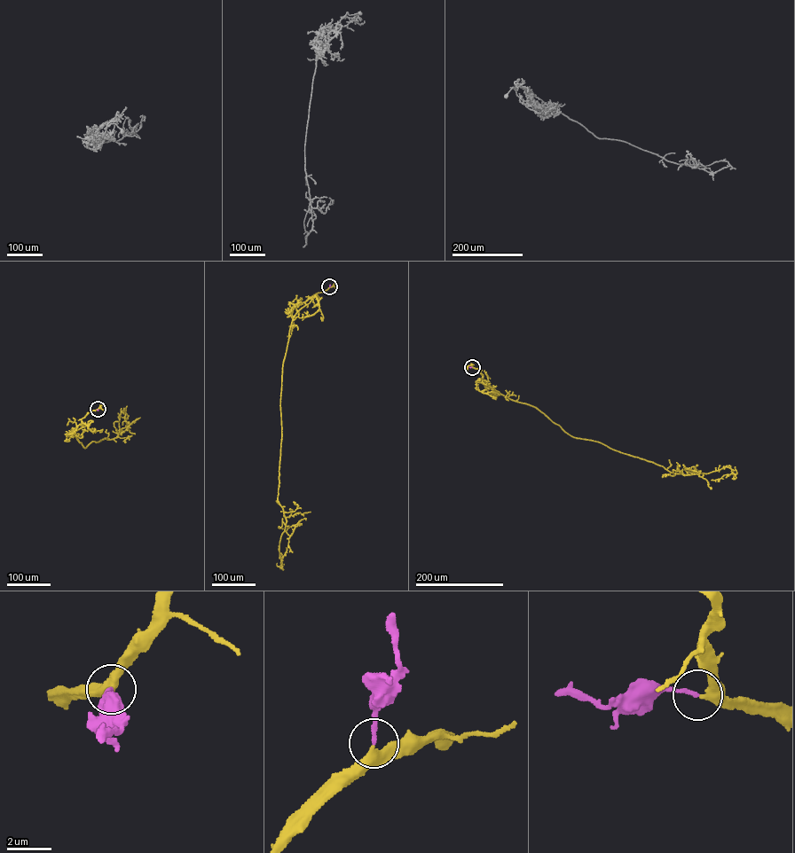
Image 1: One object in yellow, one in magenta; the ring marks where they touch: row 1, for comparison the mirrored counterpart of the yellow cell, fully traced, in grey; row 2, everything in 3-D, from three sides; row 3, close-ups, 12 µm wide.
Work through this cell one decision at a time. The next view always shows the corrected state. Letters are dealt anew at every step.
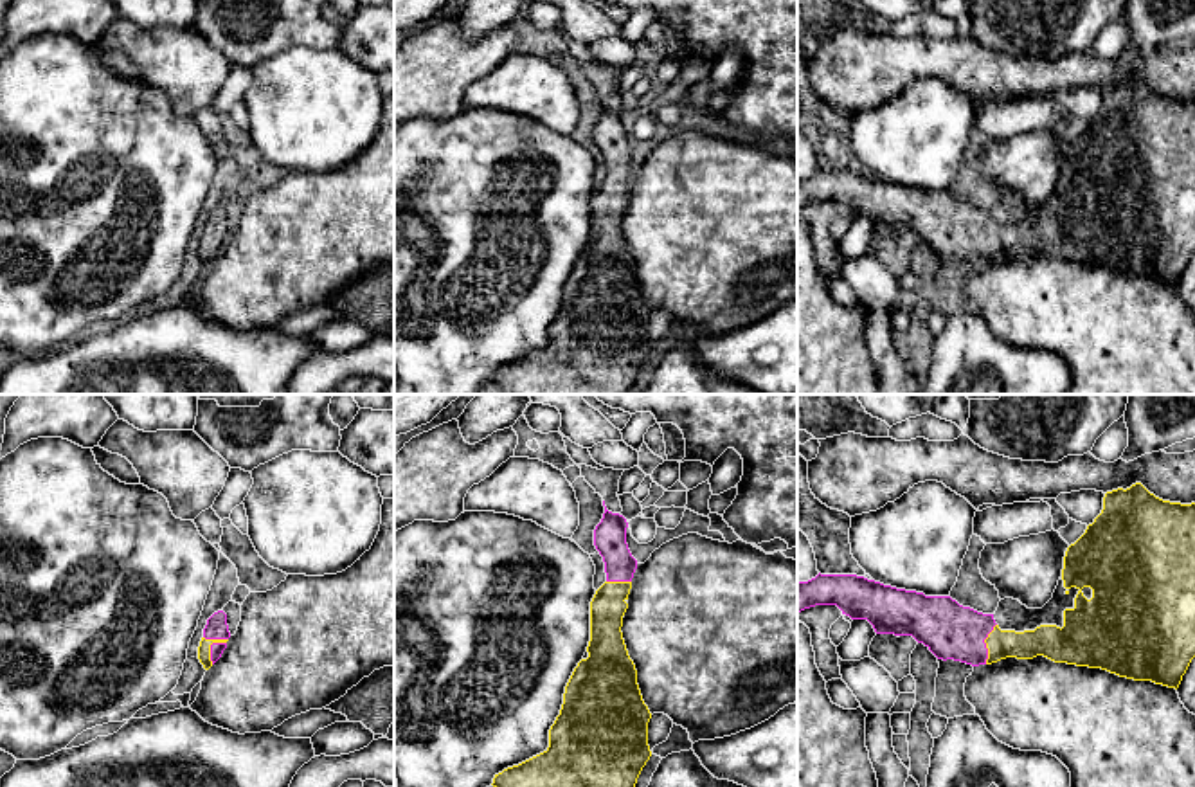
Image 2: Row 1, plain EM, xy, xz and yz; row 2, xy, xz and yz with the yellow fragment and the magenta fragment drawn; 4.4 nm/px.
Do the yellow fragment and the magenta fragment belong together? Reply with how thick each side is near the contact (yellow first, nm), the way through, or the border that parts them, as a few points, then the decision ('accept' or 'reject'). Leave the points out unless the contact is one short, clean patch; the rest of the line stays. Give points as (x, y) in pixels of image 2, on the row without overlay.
60 nm thick on the yellow side, 60 nm on the other; runs through xy (204, 247), (209, 244), (216, 245); accept

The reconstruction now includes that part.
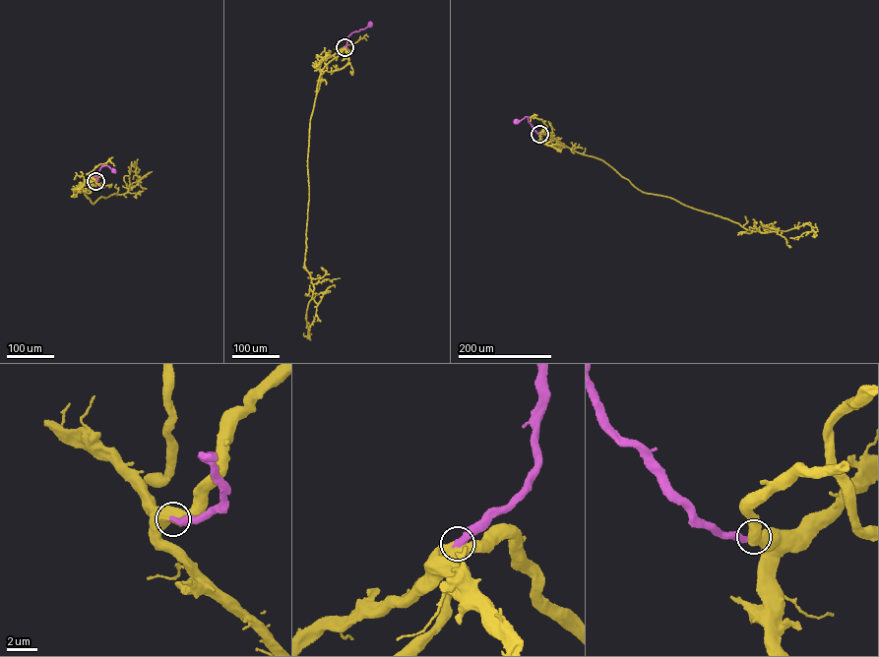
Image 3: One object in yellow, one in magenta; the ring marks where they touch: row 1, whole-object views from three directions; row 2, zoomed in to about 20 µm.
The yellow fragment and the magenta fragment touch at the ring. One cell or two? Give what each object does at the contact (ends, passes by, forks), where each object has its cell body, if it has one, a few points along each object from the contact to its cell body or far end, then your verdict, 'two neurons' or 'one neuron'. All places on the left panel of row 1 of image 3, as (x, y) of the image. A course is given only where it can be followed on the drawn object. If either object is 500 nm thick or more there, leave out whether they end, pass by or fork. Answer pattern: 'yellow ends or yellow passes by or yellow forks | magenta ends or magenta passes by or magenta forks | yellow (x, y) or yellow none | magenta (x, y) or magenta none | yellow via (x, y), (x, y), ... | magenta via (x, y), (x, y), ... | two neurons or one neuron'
yellow none | magenta (113, 170) | yellow via (96, 181), (101, 175), (81, 189), (93, 204), (100, 197), (131, 189), (133, 163), (138, 182) | magenta via (95, 181), (95, 175), (102, 165), (113, 170) | one neuron

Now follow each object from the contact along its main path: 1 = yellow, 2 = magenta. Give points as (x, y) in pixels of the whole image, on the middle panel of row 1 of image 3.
1: (345, 47), (349, 50), (321, 73), (310, 125), (308, 333), (313, 316)
2: (345, 47), (351, 32), (370, 24)

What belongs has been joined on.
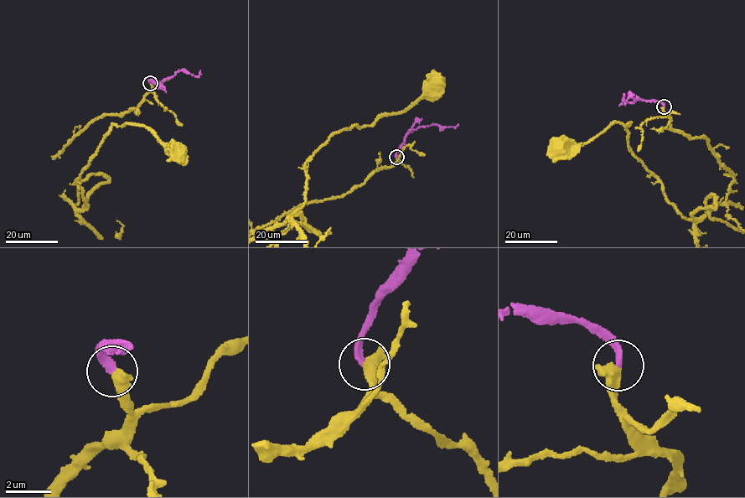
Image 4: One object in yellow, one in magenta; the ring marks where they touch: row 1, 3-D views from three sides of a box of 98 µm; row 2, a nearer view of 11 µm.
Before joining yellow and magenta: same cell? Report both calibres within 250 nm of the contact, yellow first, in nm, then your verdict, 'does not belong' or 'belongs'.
550 nm thick on the yellow side, 300 nm on the other; belongs

